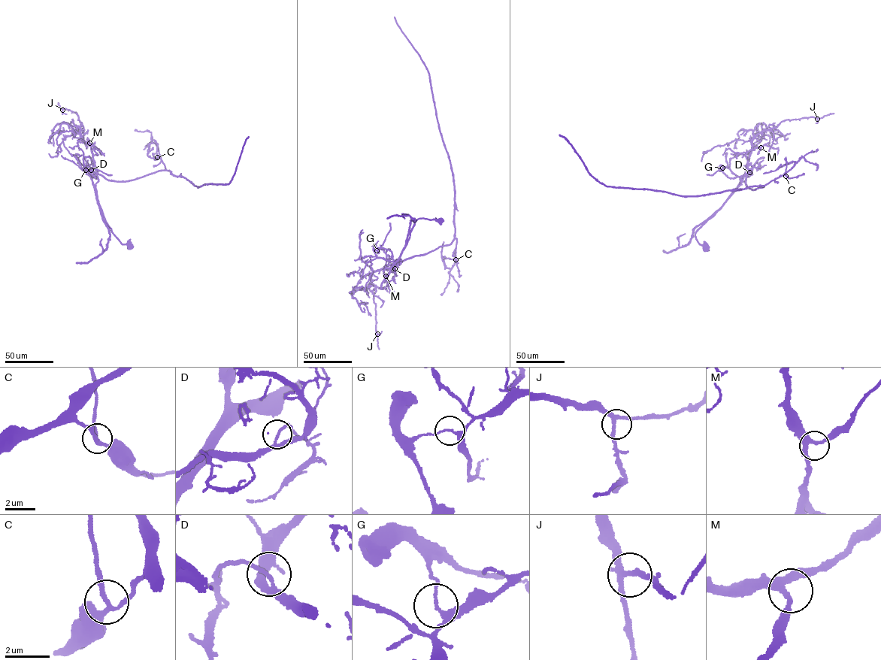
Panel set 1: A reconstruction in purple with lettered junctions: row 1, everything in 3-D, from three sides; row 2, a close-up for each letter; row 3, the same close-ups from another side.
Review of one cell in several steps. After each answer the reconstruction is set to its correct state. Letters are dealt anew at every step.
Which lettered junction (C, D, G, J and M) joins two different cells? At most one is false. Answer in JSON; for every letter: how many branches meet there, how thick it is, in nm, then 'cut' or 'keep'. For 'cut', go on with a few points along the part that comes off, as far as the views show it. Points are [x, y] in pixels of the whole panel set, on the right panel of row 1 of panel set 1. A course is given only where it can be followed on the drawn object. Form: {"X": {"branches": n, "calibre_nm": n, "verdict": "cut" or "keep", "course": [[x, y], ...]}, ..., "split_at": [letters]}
{"C": {"branches": 3, "calibre_nm": 170, "verdict": "keep"}, "D": {"branches": 3, "calibre_nm": 140, "verdict": "keep"}, "G": {"branches": 3, "calibre_nm": 180, "verdict": "cut", "course": [[722, 168], [727, 167], [740, 177], [739, 186], [720, 208], [694, 228], [690, 242], [667, 252], [663, 250]]}, "J": {"branches": 3, "calibre_nm": 220, "verdict": "keep"}, "M": {"branches": 3, "calibre_nm": 240, "verdict": "keep"}, "split_at": ["G"]}

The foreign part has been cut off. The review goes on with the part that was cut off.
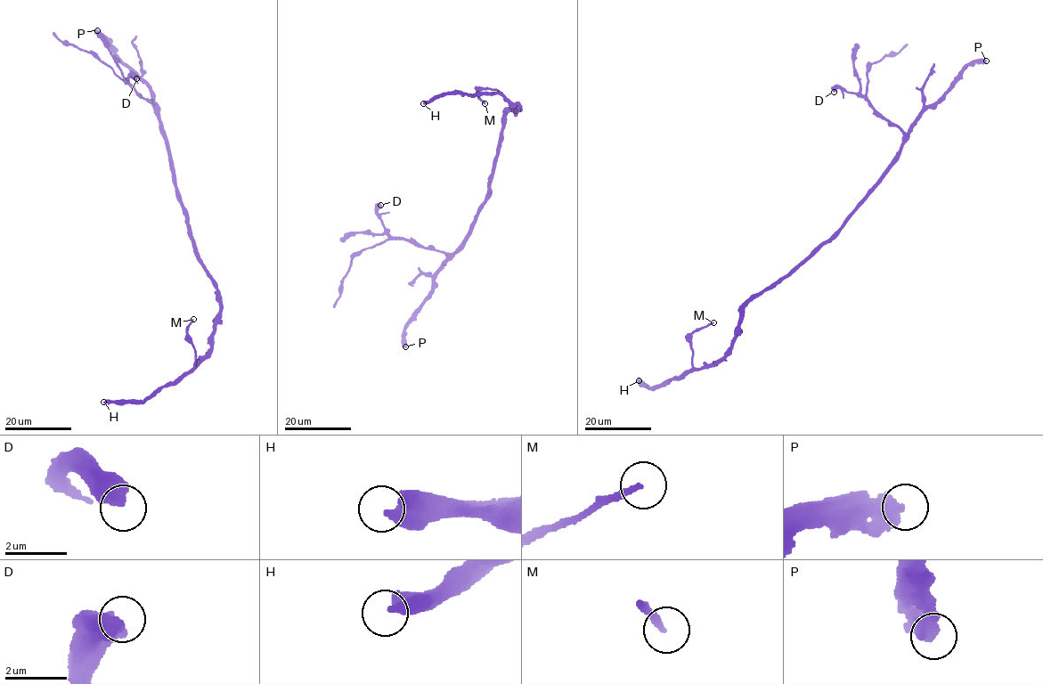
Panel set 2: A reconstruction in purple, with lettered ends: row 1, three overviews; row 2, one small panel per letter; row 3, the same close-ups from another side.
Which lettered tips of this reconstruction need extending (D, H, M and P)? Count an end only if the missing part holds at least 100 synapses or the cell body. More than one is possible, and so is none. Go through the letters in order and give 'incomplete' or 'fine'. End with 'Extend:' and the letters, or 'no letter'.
D: fine
H: fine
M: fine
P: incomplete
Extend: P

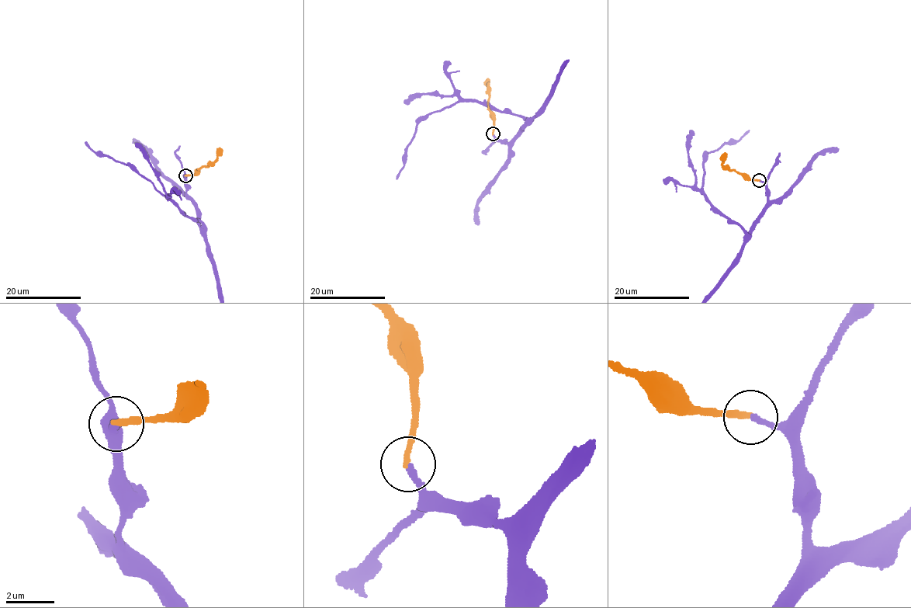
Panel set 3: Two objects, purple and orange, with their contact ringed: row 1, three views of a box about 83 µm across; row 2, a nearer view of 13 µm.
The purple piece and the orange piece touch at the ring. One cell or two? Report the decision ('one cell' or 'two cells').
one cell

